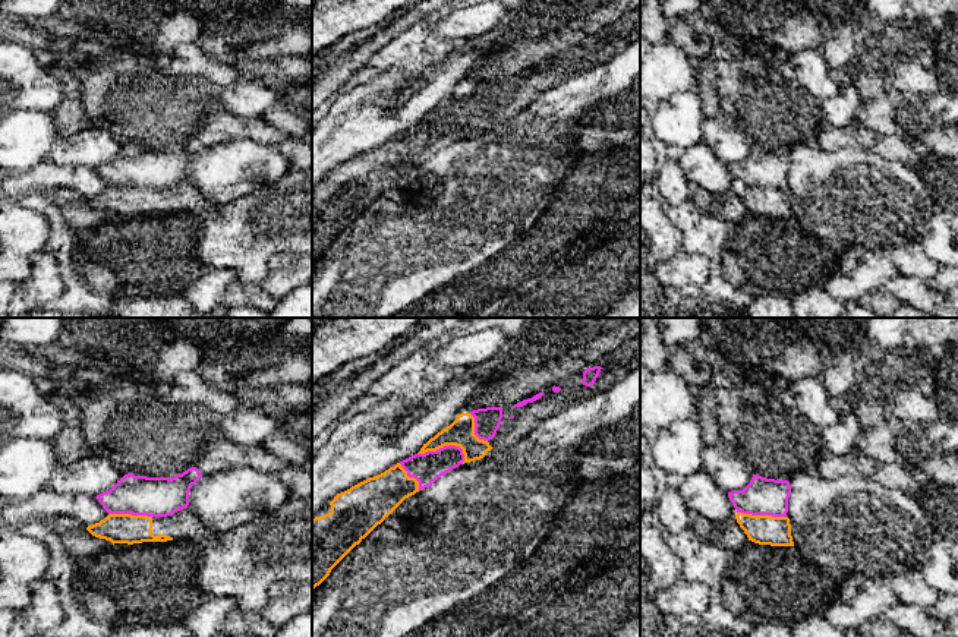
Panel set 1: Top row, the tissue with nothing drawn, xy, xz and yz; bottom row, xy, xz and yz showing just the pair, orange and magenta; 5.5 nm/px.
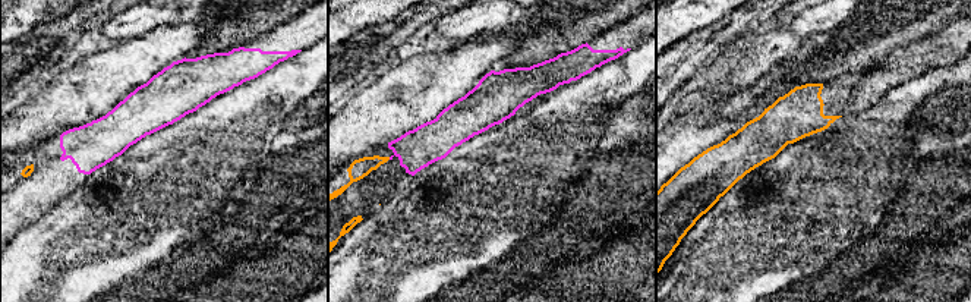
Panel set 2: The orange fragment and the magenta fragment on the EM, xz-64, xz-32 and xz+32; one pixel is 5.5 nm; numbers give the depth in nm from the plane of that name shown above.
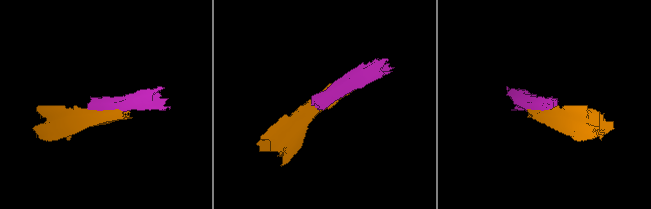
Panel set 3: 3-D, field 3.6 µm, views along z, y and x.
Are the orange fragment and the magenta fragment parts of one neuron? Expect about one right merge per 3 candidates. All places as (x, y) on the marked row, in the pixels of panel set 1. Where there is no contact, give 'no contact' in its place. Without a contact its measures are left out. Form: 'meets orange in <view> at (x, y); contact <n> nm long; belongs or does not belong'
meets orange in xz at (446, 444); contact 260 nm long; does not belong

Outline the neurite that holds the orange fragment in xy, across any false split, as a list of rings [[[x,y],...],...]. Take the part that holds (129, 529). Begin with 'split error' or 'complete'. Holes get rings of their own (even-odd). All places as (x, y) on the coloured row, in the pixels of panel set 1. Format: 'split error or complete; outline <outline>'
split error; outline [[[189,508],[167,517],[108,514],[100,523],[88,526],[86,530],[113,545],[192,539],[208,546],[215,545],[220,539],[220,533],[207,529]]]

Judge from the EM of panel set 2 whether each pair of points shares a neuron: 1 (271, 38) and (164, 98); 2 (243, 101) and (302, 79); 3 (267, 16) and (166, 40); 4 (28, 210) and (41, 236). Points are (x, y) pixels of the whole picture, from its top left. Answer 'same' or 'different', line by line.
1: same
2: same
3: different
4: different

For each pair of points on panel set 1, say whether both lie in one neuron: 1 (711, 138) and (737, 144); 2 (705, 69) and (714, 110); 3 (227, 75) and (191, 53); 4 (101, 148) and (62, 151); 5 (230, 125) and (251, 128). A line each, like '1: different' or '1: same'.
1: same
2: same
3: same
4: same
5: same

